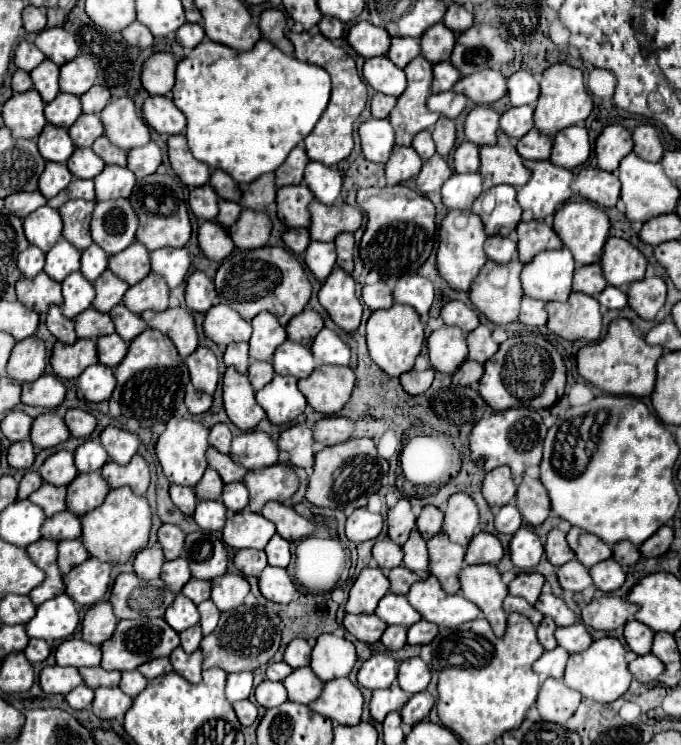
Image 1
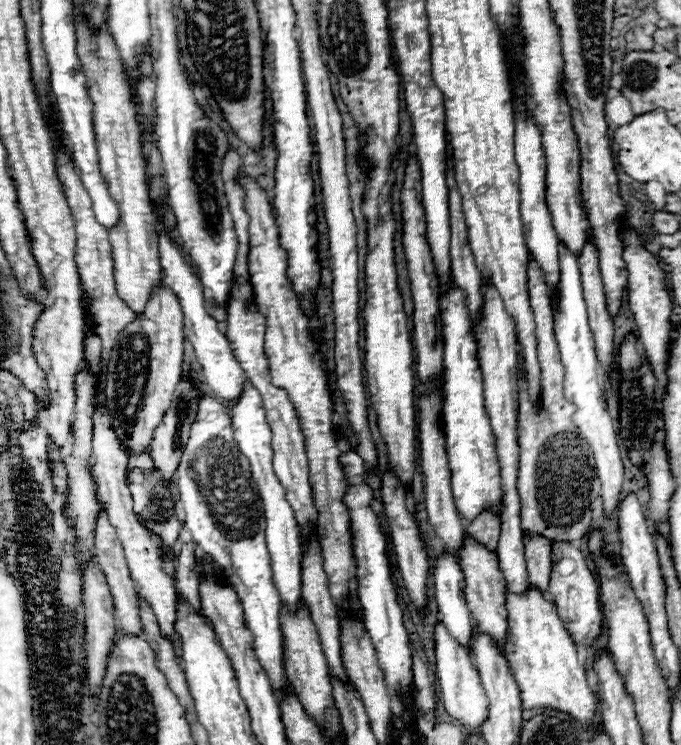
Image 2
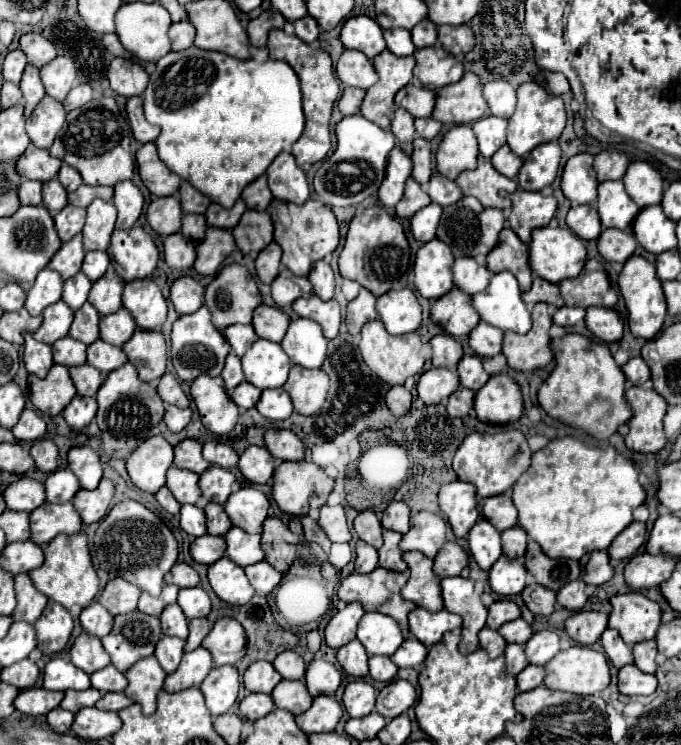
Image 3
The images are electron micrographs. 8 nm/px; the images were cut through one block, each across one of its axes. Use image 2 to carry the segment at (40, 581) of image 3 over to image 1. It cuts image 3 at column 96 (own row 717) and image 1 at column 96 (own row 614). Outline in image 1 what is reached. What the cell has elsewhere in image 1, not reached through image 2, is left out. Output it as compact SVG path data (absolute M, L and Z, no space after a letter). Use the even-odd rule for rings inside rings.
M122 486L110 490L102 506L82 516L82 542L90 556L108 564L124 564L130 560L130 556L146 548L150 526L152 514L148 500L144 496L136 496L128 486Z

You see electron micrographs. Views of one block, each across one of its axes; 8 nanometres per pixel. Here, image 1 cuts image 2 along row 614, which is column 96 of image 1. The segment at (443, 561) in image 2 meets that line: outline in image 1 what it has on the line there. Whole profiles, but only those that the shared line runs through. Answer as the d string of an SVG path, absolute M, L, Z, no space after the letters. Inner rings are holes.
M96 438L94 440L86 440L74 452L74 466L78 468L78 472L100 470L106 462L108 462L108 454L102 448L100 440L96 440Z

